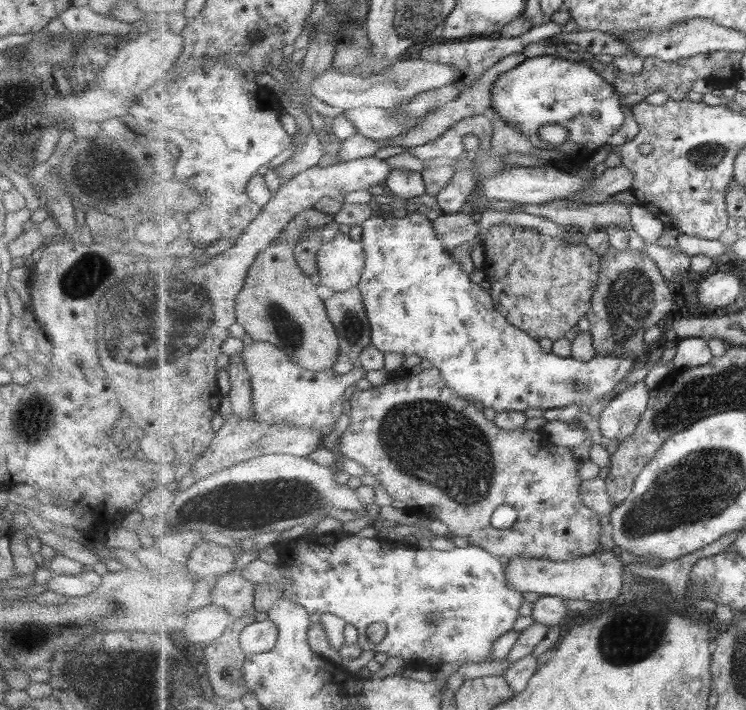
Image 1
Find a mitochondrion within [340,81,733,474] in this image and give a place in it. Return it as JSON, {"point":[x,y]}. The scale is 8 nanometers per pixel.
{"point":[625,307]}

